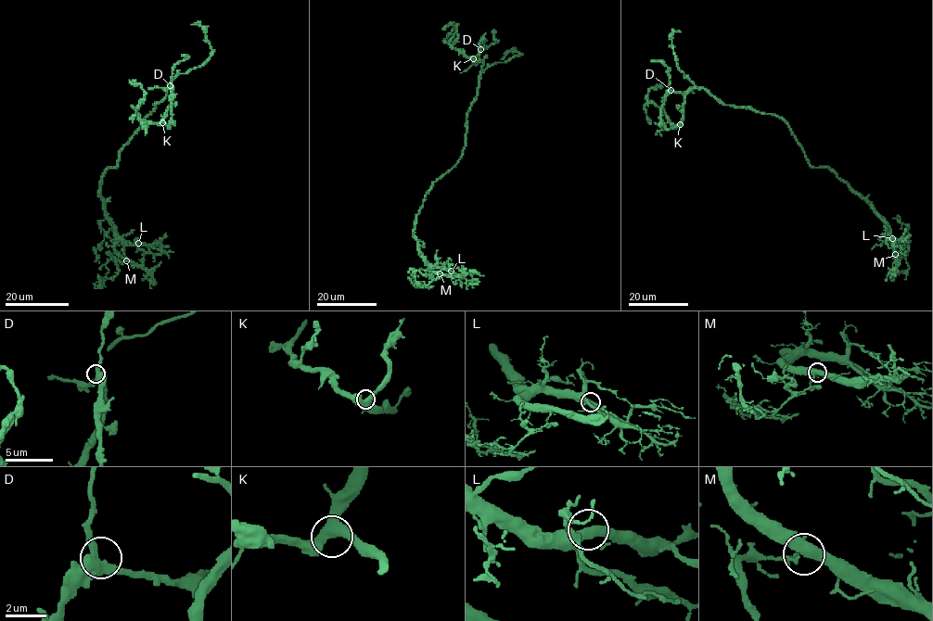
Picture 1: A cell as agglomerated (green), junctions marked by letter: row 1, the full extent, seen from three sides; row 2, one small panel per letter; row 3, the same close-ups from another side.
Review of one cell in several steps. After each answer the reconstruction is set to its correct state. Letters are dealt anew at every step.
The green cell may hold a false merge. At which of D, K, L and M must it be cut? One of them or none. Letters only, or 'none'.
M

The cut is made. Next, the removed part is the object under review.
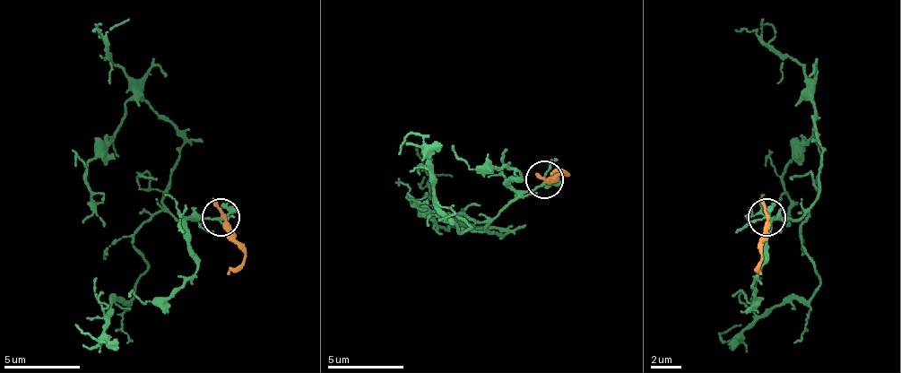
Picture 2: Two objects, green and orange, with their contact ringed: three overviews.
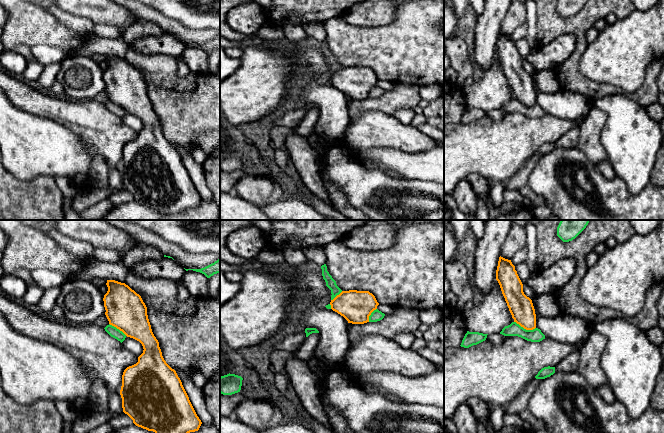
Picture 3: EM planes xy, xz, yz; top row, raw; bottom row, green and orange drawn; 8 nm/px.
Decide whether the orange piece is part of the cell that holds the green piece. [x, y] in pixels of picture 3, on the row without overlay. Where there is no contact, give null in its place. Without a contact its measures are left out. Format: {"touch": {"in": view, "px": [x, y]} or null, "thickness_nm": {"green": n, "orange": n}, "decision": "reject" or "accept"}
{"touch": {"in": "yz", "px": [525, 105]}, "thickness_nm": {"green": 110, "orange": 190}, "decision": "reject"}

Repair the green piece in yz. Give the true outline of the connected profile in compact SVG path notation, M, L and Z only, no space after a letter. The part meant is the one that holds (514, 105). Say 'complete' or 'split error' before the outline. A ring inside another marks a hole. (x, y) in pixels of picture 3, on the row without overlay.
complete | M512 98L510 101L505 102L500 110L504 112L518 112L531 118L540 118L545 115L545 111L540 105L526 106L516 98Z

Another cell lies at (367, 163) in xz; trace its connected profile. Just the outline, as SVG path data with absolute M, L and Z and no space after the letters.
M349 149L350 155L352 156L352 159L359 162L360 164L362 164L365 168L367 169L373 169L373 170L380 170L383 171L384 173L386 173L387 175L389 175L391 178L394 179L402 179L404 178L403 176L401 176L399 173L389 170L377 163L372 162L369 159L364 158L361 155L354 155L353 154L353 149Z

